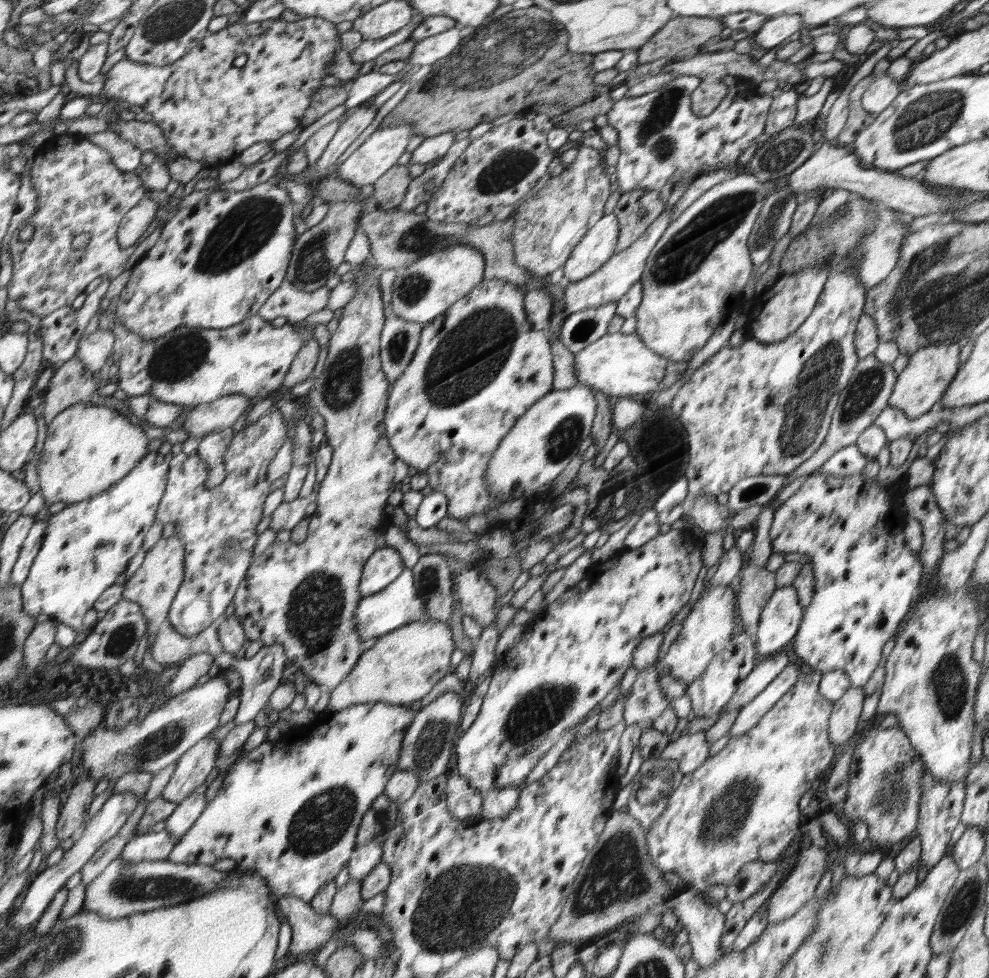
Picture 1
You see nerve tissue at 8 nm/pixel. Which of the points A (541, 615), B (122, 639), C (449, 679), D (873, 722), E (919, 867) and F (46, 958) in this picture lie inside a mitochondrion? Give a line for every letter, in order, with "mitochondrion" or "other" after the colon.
A: other
B: mitochondrion
C: other
D: other
E: other
F: mitochondrion

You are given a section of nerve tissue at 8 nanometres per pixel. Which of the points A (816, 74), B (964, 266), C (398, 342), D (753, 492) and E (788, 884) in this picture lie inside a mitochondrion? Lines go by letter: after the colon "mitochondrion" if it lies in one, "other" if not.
A: other
B: mitochondrion
C: mitochondrion
D: other
E: other

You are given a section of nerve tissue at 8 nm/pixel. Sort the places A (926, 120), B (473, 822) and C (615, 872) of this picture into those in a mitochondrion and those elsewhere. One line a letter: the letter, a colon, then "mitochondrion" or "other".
A: mitochondrion
B: other
C: mitochondrion

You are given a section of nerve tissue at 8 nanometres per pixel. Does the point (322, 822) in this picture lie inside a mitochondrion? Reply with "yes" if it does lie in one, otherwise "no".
yes

